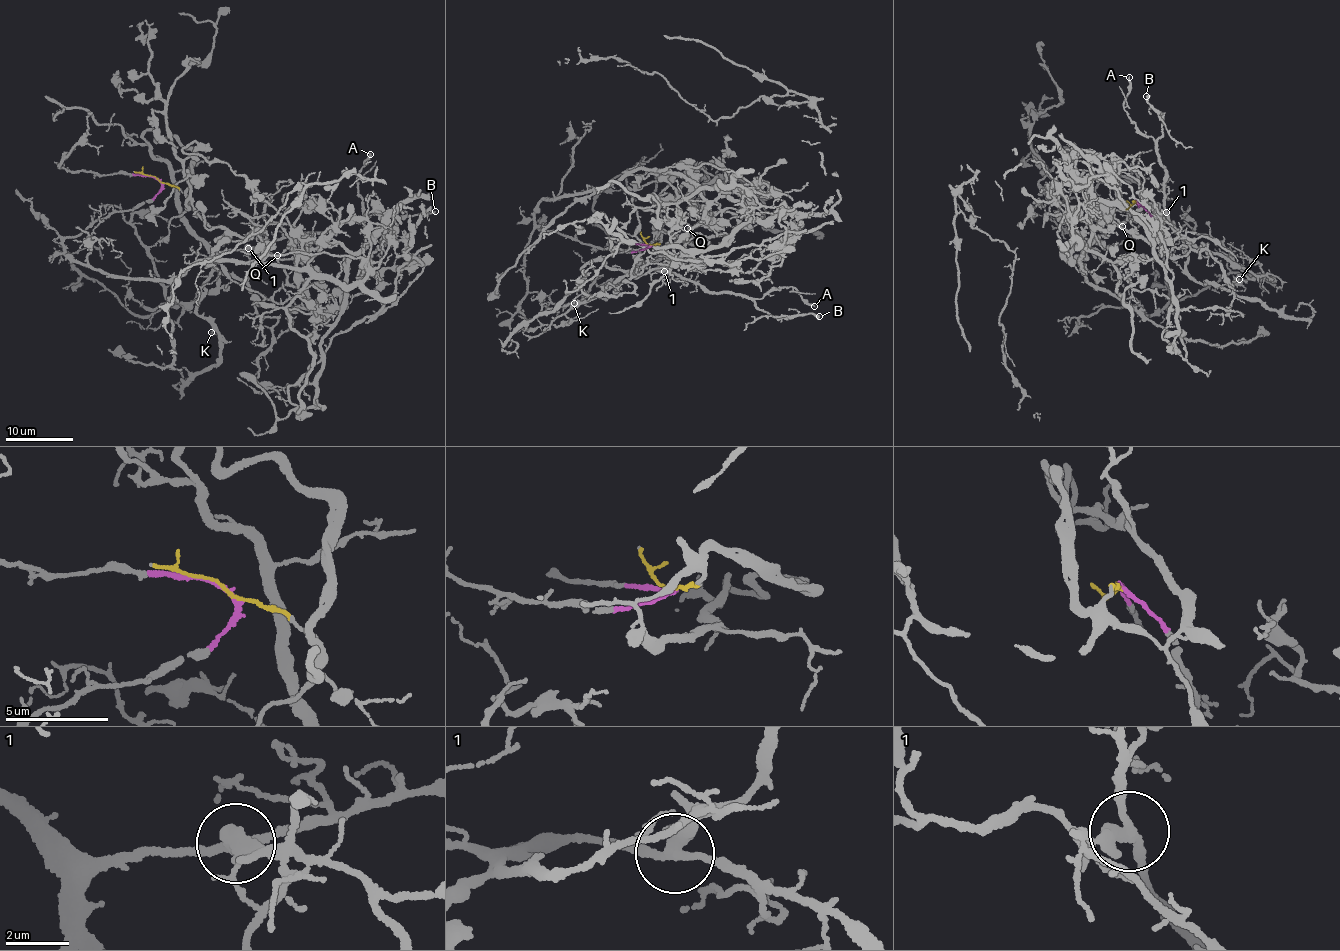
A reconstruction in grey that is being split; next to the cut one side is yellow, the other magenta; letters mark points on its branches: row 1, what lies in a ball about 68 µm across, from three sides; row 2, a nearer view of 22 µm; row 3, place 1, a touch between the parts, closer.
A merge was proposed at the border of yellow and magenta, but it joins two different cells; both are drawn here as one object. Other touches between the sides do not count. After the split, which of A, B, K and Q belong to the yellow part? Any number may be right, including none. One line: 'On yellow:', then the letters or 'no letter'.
On yellow: A, B, K

